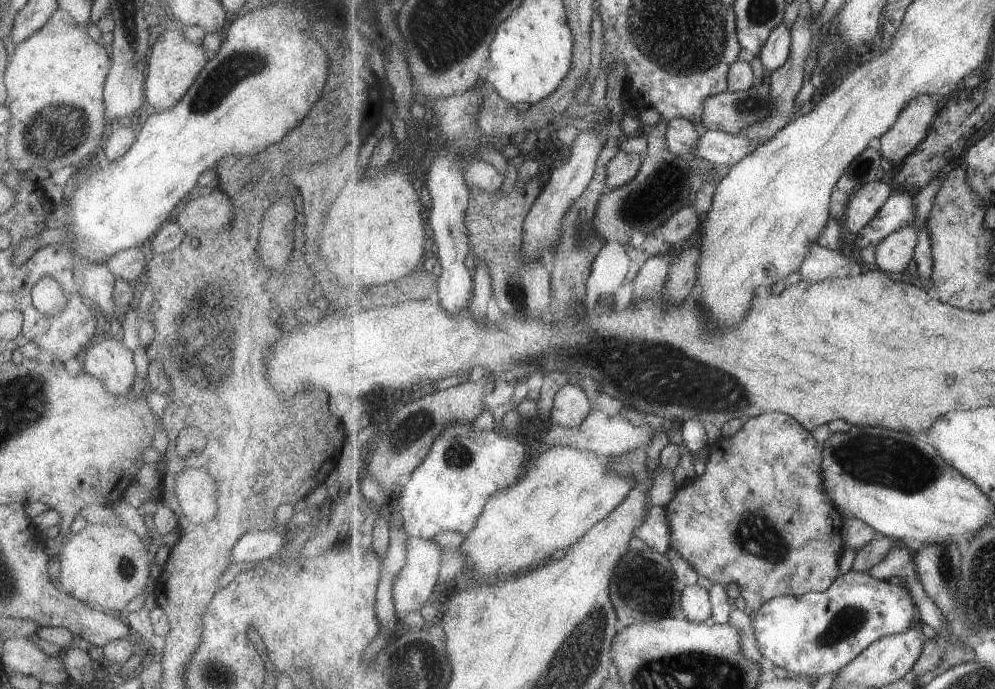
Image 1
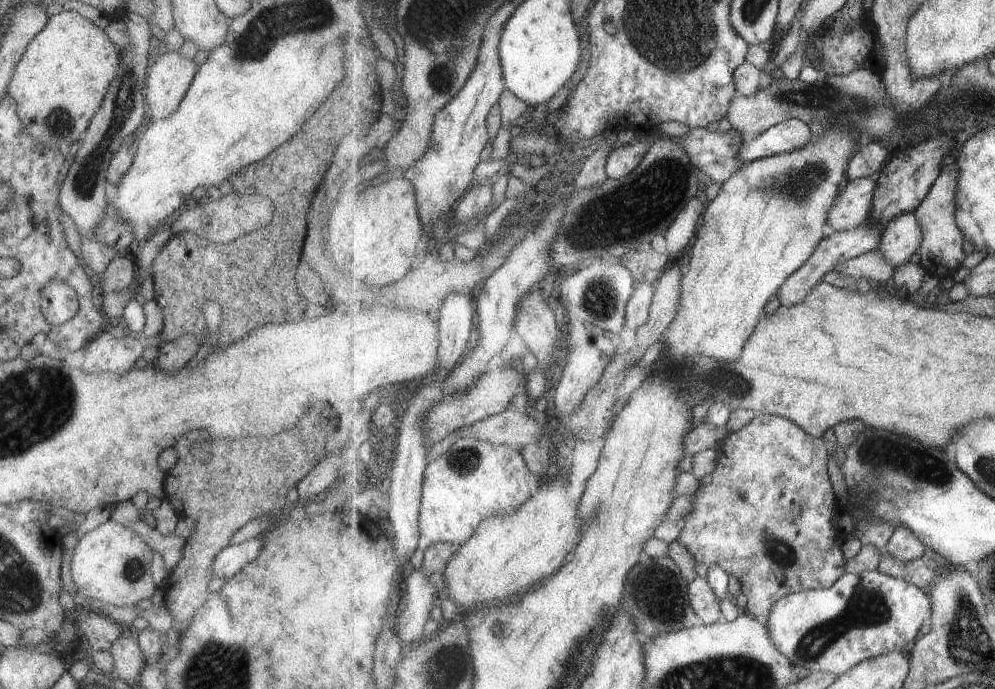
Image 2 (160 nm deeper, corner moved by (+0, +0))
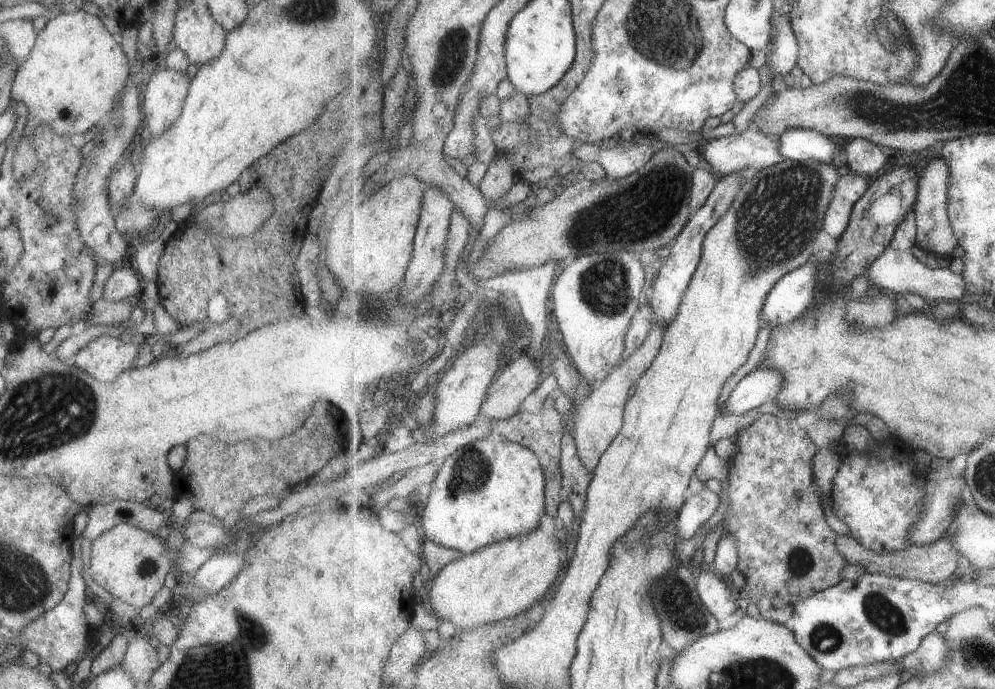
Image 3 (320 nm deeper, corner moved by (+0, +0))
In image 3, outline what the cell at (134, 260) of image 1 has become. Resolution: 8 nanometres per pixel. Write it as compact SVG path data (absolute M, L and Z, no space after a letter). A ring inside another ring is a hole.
M117 268L105 281L101 300L109 302L134 300L141 287L142 282L135 269Z

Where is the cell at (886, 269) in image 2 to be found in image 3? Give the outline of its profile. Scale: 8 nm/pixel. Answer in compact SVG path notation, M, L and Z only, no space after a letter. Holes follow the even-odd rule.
M887 247L883 254L875 260L865 274L879 290L892 292L900 297L903 294L918 294L925 302L935 305L938 302L957 301L966 292L966 282L962 274L953 274L948 267L937 269L920 262L910 251L898 251Z

